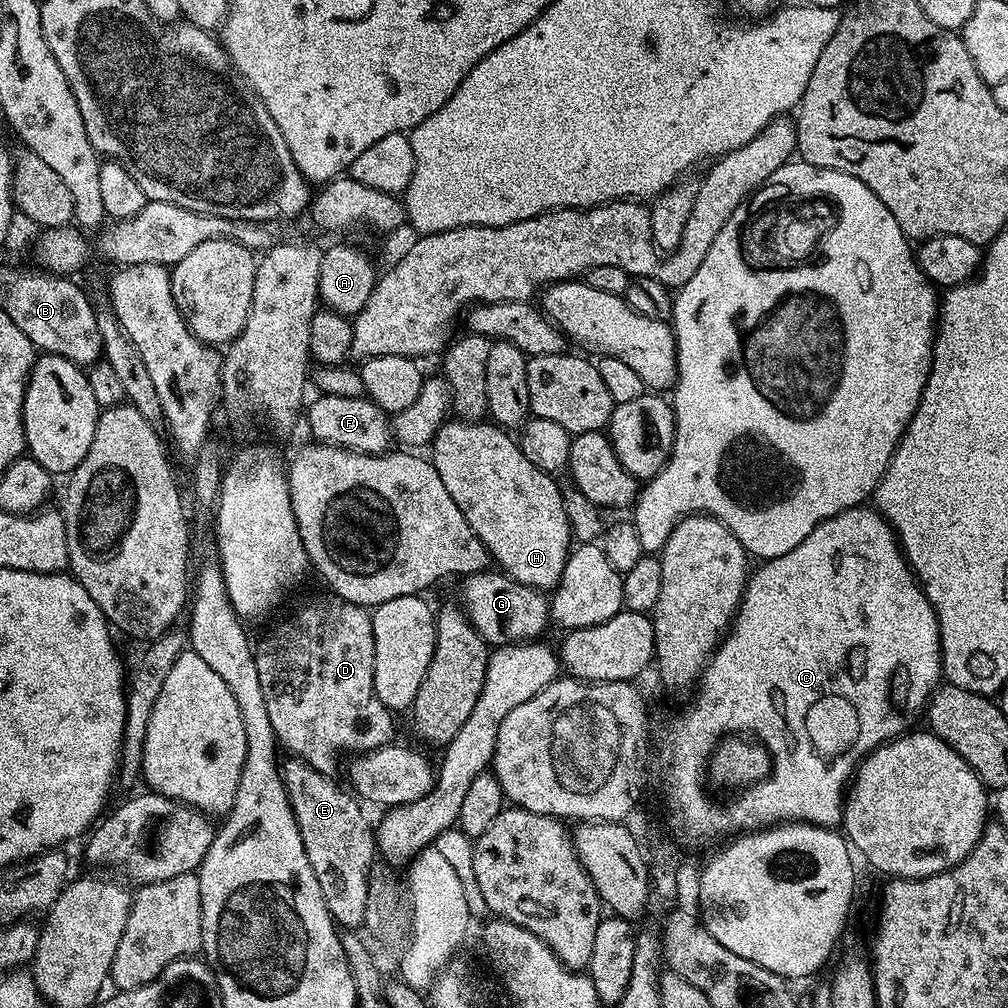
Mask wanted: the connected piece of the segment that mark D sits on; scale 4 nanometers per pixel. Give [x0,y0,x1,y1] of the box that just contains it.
[254,594,393,774]

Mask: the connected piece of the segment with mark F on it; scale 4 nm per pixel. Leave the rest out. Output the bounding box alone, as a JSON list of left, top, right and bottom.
[306,395,392,456]

